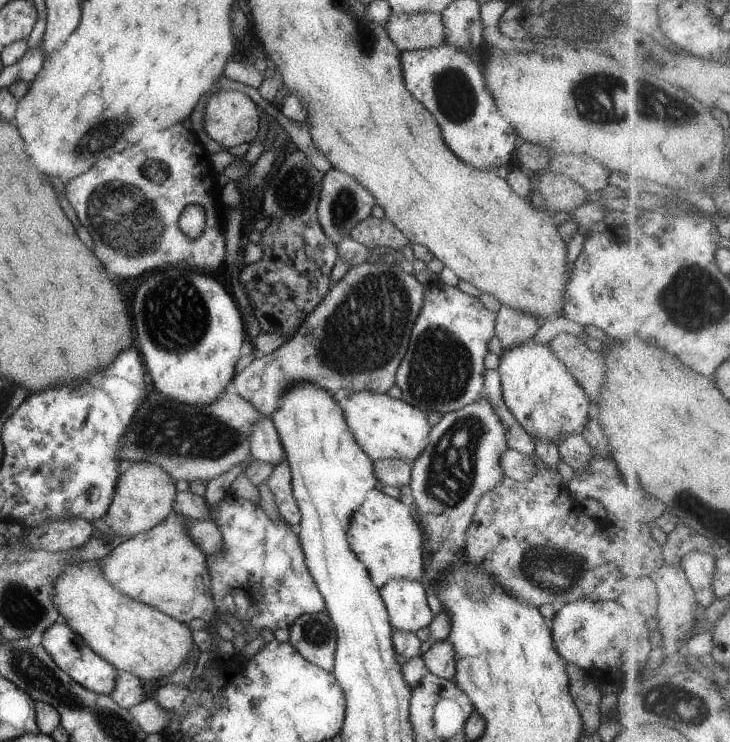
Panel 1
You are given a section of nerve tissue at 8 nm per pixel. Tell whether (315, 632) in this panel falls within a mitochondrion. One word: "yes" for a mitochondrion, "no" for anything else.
yes

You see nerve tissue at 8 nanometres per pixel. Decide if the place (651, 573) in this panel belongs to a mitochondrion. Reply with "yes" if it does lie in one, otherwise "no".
no

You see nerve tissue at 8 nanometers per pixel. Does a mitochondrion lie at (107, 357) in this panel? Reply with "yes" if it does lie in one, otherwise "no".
no

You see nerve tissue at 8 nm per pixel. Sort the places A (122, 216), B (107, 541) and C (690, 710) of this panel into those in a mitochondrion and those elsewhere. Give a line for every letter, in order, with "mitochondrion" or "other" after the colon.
A: mitochondrion
B: other
C: mitochondrion

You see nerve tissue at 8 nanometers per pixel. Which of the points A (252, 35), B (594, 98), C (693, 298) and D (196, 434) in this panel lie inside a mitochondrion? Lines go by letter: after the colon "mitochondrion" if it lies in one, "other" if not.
A: other
B: mitochondrion
C: mitochondrion
D: mitochondrion

